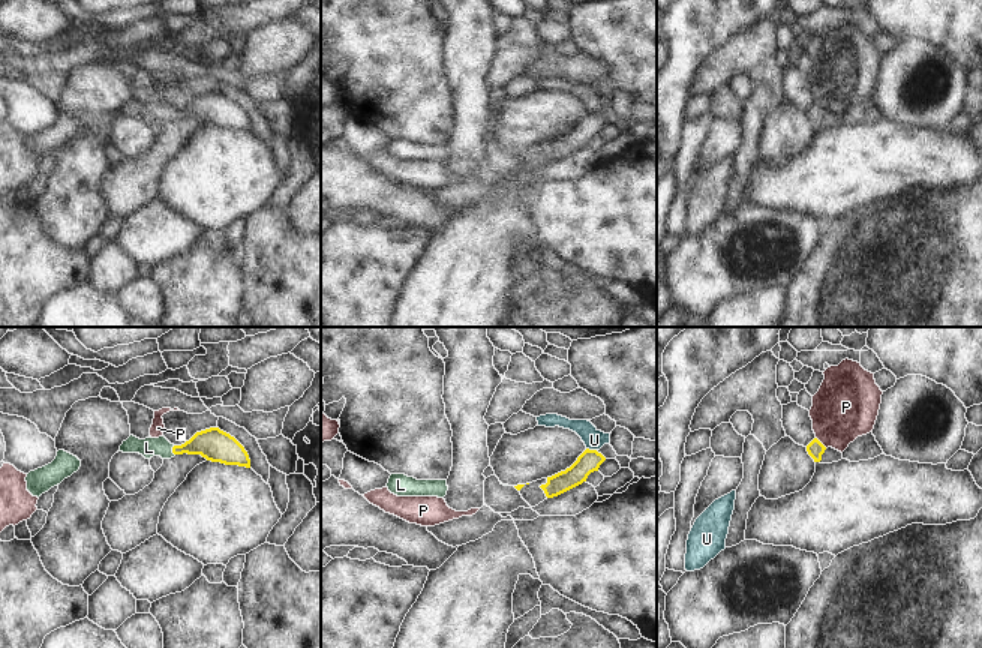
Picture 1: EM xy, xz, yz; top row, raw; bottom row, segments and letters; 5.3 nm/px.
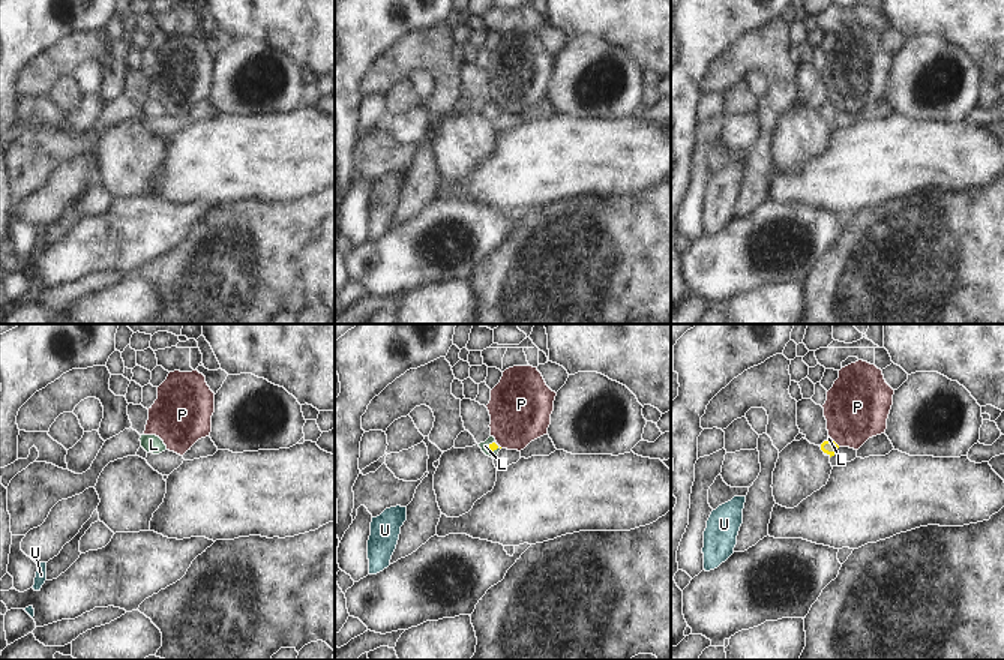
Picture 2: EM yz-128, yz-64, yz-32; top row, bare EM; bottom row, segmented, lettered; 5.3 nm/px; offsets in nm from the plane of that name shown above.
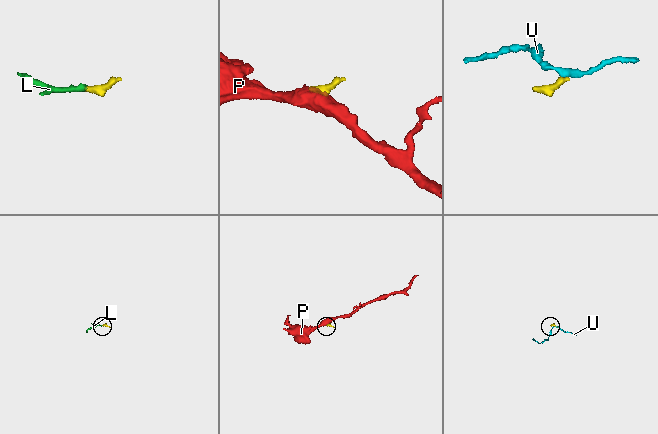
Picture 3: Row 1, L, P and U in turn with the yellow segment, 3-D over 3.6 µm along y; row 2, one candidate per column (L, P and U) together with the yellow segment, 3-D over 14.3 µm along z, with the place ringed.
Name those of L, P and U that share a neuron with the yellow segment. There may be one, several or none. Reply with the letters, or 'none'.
L

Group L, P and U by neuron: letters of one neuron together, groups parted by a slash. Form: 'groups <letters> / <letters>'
groups L / P / U

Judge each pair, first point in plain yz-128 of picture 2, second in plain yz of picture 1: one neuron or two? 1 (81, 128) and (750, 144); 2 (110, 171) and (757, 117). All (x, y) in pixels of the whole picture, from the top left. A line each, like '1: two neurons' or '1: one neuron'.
1: two neurons
2: two neurons

